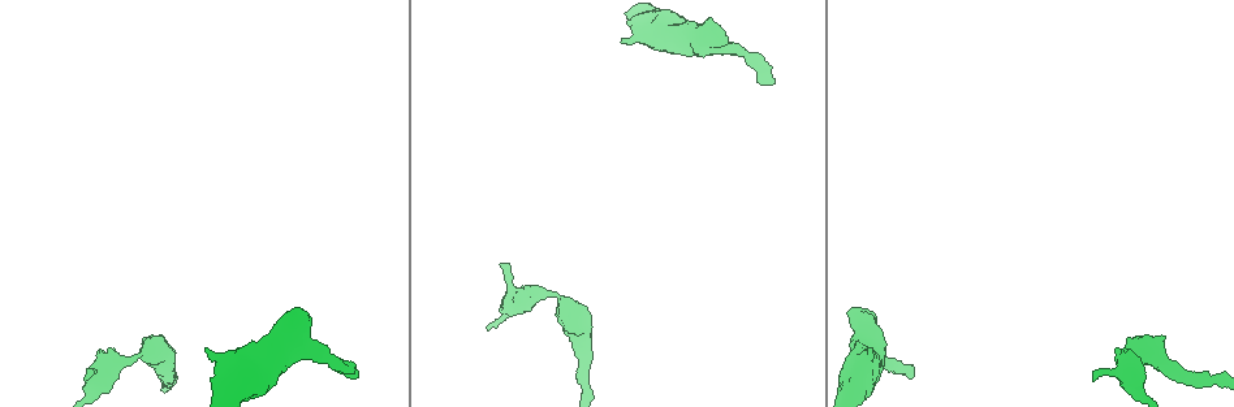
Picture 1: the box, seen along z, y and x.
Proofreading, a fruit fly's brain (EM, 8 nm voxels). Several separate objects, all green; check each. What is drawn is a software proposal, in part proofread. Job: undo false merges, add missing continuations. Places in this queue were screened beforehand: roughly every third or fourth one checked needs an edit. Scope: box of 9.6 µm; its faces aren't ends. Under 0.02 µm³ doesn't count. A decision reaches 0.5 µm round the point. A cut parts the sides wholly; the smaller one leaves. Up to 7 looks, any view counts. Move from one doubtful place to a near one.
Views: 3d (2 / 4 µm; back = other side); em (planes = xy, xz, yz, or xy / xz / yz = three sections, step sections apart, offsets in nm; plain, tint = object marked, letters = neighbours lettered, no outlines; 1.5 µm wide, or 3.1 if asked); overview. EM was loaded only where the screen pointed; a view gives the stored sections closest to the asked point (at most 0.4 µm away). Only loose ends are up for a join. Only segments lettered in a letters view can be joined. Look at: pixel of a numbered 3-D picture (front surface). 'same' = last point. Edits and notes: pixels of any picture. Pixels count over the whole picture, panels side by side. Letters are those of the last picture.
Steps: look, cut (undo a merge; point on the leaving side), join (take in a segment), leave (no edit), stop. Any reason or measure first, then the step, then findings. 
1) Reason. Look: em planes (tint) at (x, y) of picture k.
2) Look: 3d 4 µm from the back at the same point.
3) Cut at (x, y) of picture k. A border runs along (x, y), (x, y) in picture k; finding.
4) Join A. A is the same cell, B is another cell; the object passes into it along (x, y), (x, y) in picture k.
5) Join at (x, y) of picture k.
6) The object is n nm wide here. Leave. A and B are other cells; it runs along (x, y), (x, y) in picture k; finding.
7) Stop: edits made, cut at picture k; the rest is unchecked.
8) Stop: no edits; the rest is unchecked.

Branch stops here. Look: 3d 4 µm at (769, 83) of picture 1.

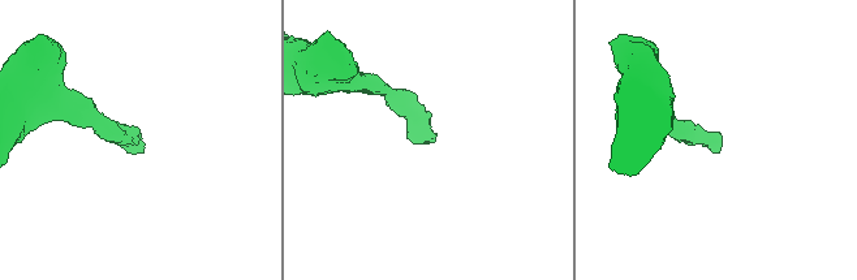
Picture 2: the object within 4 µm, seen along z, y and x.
Look: em planes (plain) at (431, 140) of picture 2.

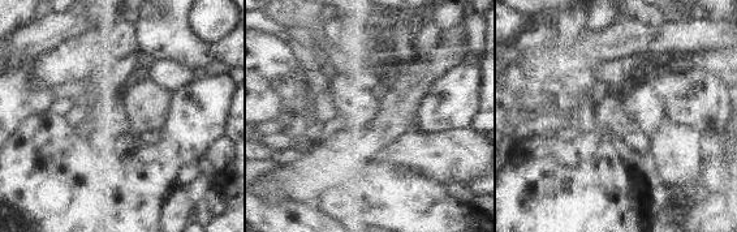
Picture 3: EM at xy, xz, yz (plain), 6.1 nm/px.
Look: em planes (letters) at the same point.

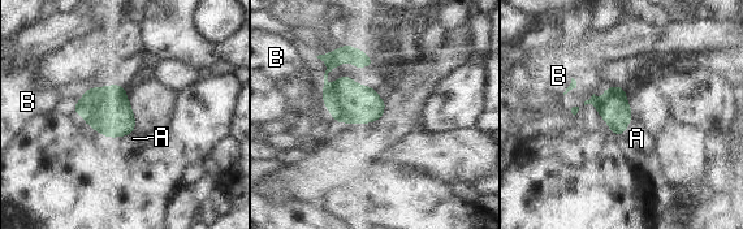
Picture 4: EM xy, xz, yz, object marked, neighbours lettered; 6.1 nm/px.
Join A. A is the same cell, B is another cell; the object passes into it along (614, 109), (626, 128), (636, 138) in picture 4; the cell continues.

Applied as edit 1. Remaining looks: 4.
Look: overview.

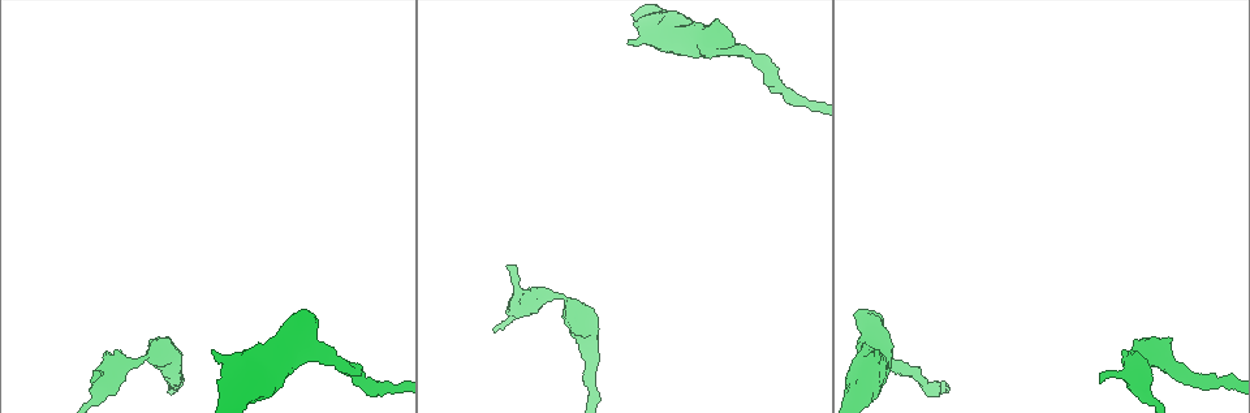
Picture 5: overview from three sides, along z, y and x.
Branch stops here. Look: em xy step 4 (letters) at (874, 348) of picture 5.

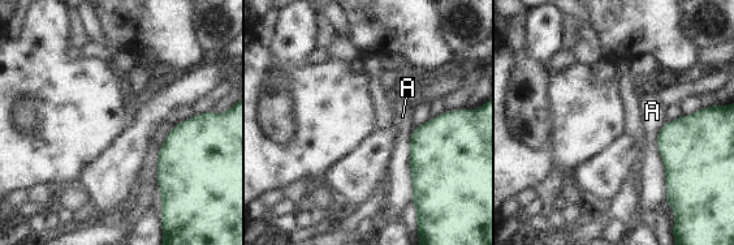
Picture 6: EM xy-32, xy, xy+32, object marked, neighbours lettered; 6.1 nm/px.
Leave. A is another cell; a border runs along (665, 123), (656, 132) in picture 6; no lettered segment goes on from it.

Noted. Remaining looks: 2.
Free end. Look: 3d 4 µm at (508, 266) of picture 5.

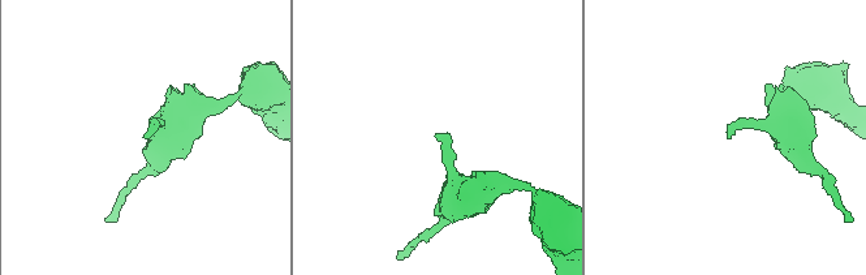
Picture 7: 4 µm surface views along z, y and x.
Look: em planes (letters) at (145, 138) of picture 7.

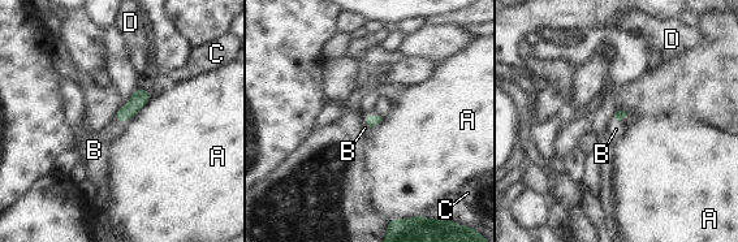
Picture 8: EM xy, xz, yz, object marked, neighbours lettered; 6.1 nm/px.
Join B. B is the same cell, A, C and D are other cells; the object passes into it along (371, 121), (370, 116), (365, 128) in picture 8; the cell continues.

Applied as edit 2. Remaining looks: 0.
Stop: edits made, join at picture 4, join at picture 8; the rest is unchecked.

